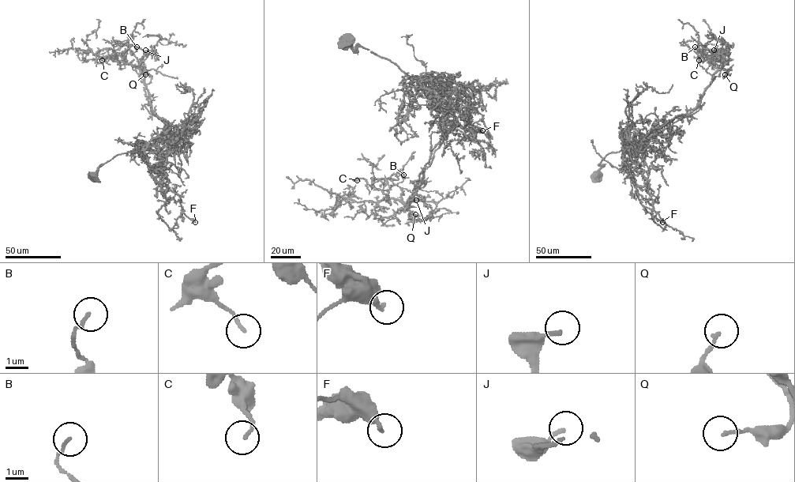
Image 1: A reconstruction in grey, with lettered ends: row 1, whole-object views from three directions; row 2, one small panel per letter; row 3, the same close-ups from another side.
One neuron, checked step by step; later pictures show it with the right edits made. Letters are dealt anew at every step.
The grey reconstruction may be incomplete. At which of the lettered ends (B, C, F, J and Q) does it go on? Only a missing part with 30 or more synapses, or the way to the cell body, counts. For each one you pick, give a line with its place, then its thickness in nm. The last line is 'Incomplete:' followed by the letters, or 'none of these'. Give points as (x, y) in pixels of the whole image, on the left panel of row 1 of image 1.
Incomplete: none of these

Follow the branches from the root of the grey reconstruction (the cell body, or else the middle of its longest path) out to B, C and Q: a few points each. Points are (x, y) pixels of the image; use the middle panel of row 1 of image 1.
B: (346, 38), (408, 76), (439, 81), (448, 97), (441, 137), (406, 205), (383, 191), (403, 175)
C: (346, 38), (354, 50), (368, 49), (408, 76), (439, 81), (448, 99), (441, 137), (406, 205), (357, 180)
Q: (346, 38), (408, 76), (439, 81), (448, 97), (441, 137), (408, 205), (415, 214)

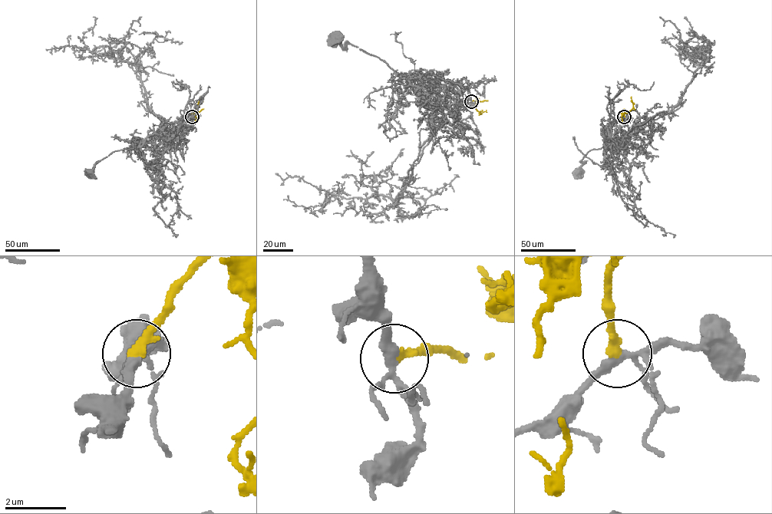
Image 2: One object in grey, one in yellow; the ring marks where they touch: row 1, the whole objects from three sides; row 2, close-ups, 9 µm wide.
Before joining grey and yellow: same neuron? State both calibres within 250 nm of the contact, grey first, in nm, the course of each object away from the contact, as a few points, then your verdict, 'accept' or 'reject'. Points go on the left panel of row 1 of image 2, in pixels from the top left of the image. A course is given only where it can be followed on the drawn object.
220 nm thick on the grey side, 360 nm on the other; grey runs (191, 117), (180, 126), (177, 134), (170, 140), (149, 136), (140, 146), (115, 151), (98, 161), (90, 172); yellow runs (191, 117), (198, 107), (199, 96); accept

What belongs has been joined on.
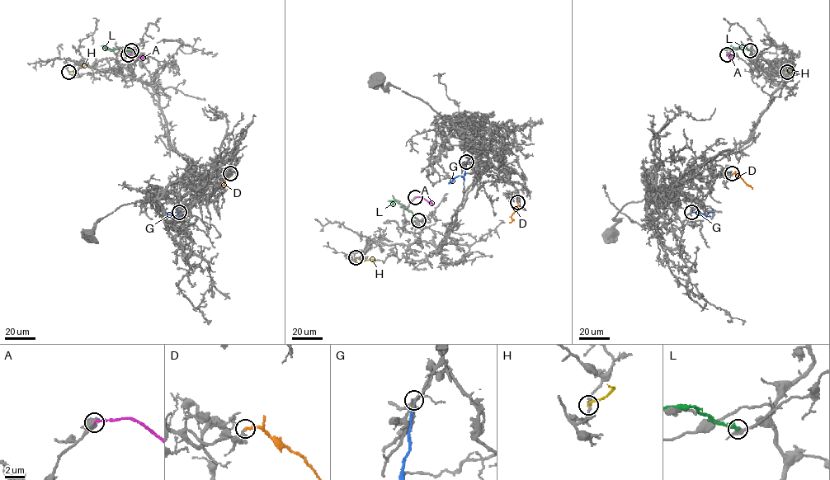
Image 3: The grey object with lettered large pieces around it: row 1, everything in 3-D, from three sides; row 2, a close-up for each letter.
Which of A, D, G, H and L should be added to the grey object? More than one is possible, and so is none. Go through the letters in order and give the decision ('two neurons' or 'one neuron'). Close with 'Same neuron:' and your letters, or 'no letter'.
A: two neurons
D: one neuron
G: two neurons
H: two neurons
L: two neurons
Same neuron: D

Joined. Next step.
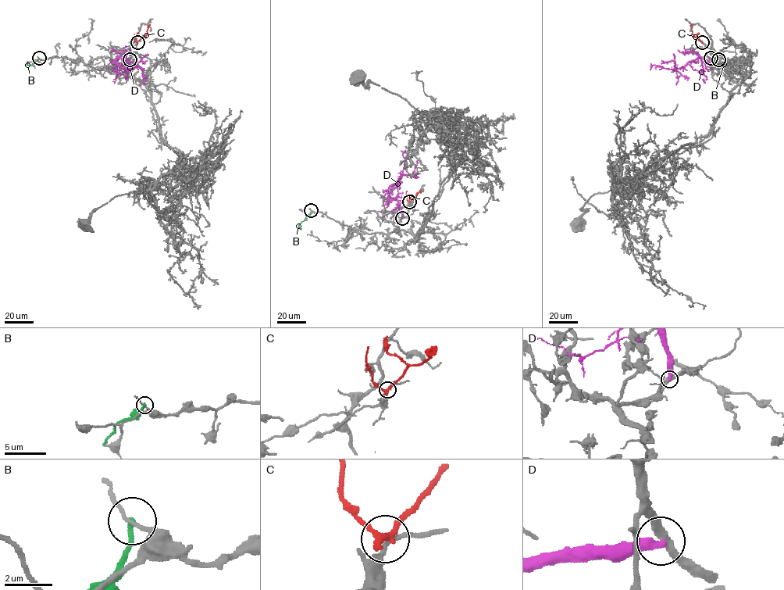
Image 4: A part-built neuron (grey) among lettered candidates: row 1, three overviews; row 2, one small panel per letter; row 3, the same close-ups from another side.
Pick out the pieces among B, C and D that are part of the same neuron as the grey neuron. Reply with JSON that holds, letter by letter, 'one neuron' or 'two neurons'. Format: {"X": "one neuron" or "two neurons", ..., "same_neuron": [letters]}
{"B": "two neurons", "C": "two neurons", "D": "two neurons", "same_neuron": []}

